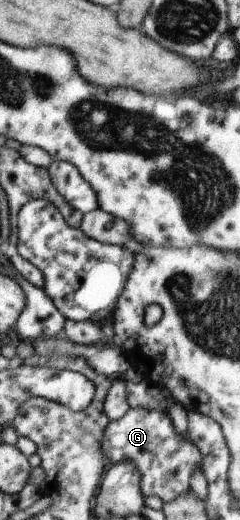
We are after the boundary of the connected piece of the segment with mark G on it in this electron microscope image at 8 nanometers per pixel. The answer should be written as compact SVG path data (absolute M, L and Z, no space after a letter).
M129 408L129 411L121 419L113 420L107 425L105 430L105 459L109 459L110 465L121 459L129 459L139 473L139 489L143 498L149 497L149 495L159 497L164 504L191 490L193 471L200 467L201 454L200 451L197 451L196 444L181 437L180 432L176 431L175 425L172 423L172 418L165 412Z

